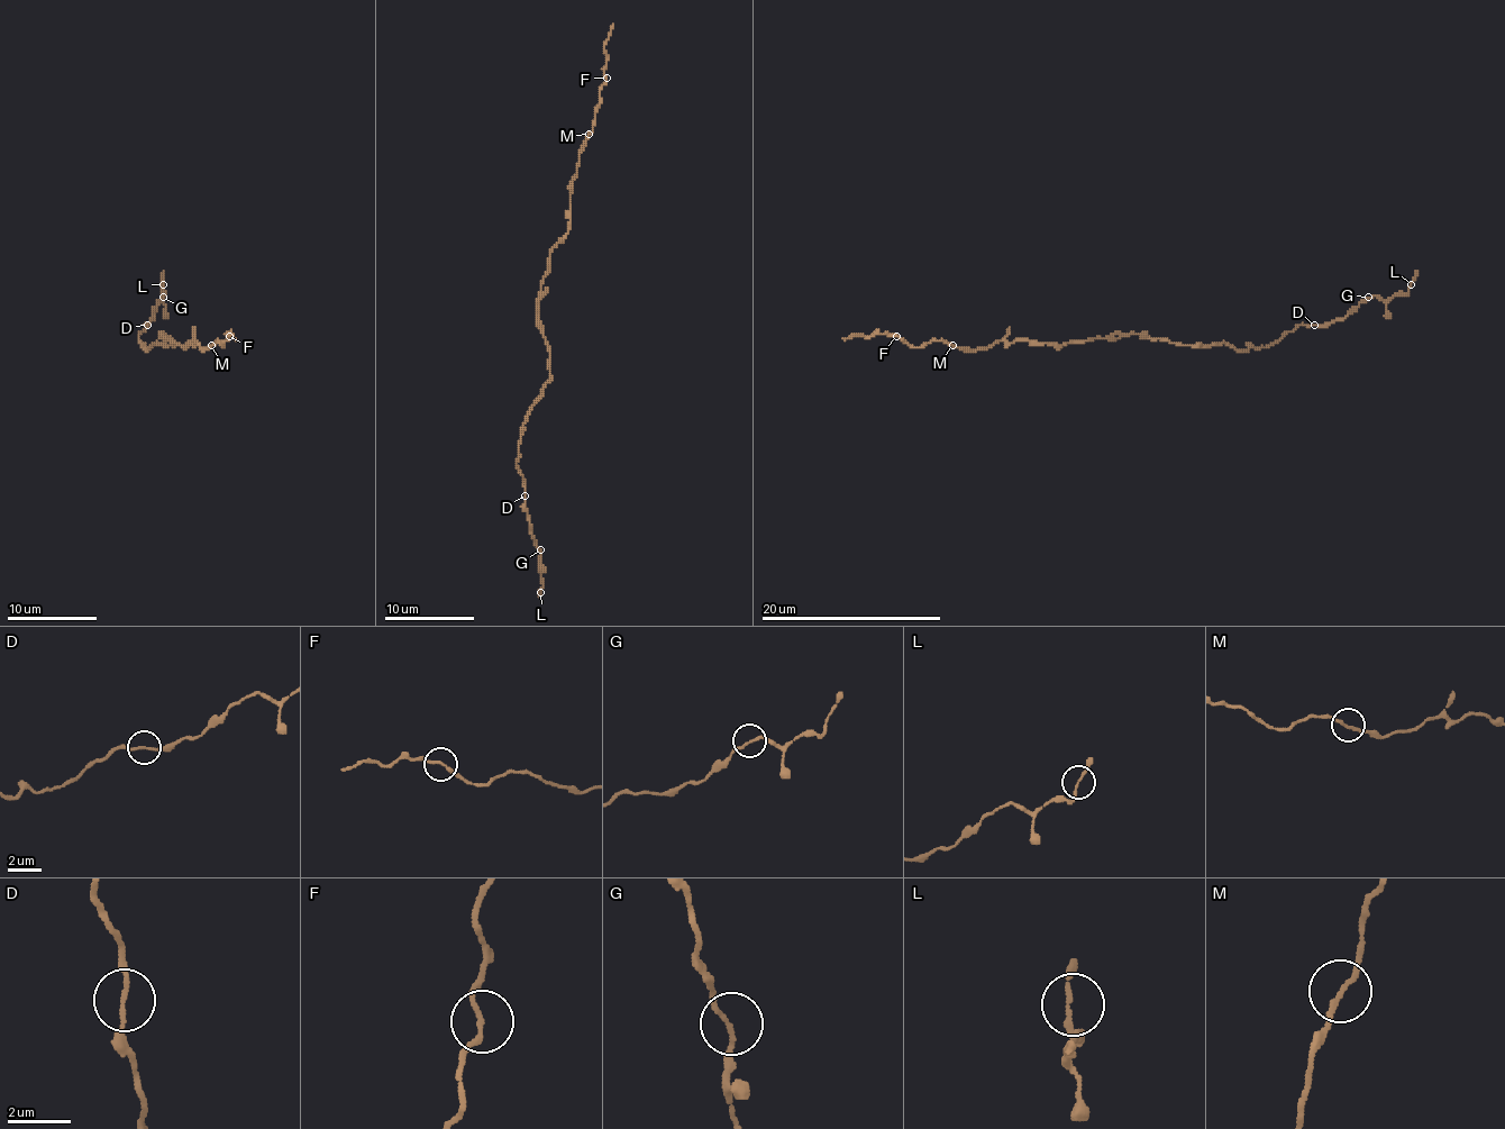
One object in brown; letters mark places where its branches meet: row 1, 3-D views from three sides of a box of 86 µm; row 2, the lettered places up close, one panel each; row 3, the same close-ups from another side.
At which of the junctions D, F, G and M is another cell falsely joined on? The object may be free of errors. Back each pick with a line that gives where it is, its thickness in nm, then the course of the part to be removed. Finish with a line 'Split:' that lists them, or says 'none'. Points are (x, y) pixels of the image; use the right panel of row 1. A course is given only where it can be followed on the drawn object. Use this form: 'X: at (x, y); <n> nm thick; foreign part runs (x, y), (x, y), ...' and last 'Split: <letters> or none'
Split: none

